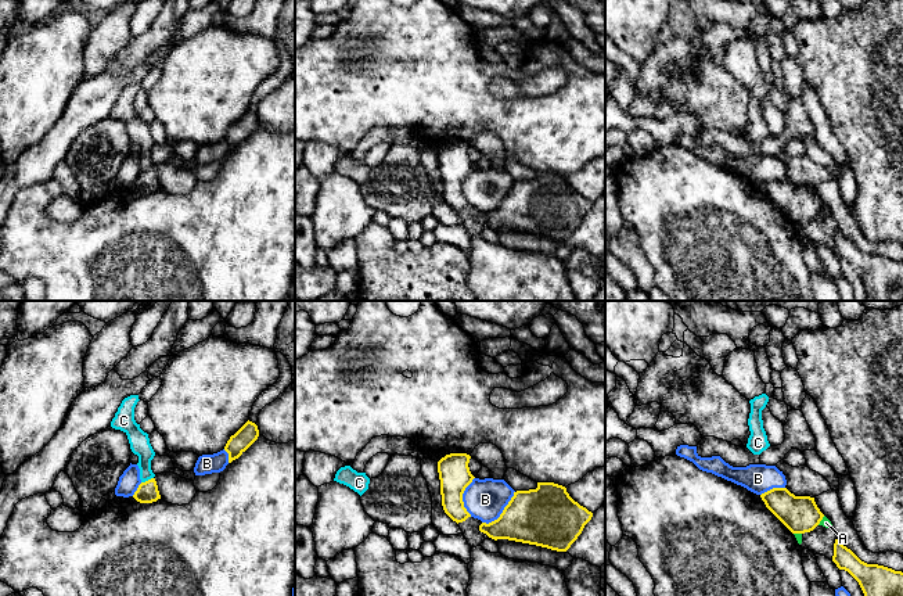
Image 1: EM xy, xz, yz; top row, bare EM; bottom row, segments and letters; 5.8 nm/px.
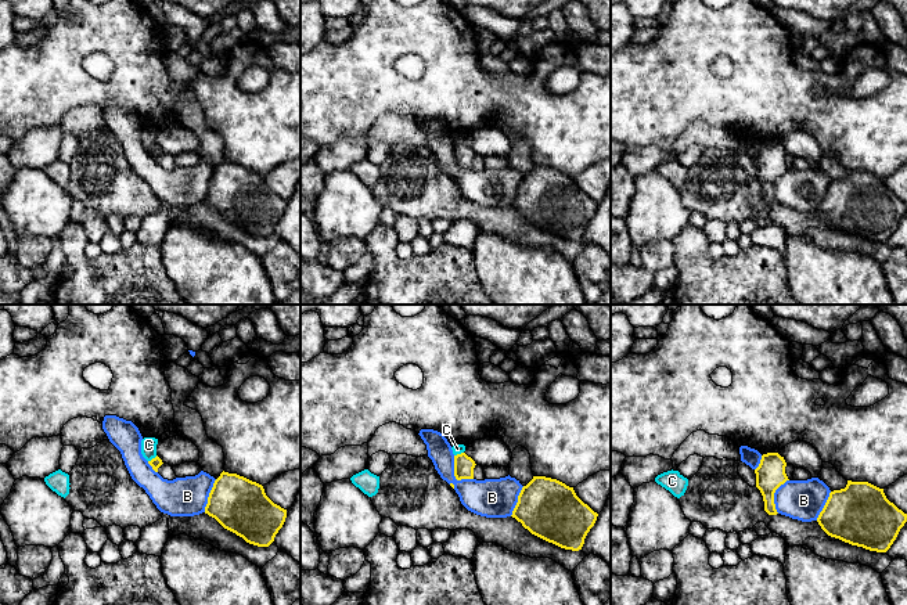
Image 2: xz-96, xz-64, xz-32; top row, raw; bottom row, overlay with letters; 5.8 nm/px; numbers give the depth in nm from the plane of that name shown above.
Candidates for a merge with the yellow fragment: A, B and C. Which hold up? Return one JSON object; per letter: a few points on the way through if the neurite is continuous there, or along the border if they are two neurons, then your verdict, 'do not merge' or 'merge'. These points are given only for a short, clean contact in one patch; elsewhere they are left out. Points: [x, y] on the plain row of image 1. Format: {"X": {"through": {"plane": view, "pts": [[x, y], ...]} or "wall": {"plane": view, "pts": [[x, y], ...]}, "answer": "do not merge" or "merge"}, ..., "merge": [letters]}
{"A": {"wall": {"plane": "yz", "pts": [[824, 205], [817, 214]]}, "answer": "do not merge"}, "B": {"answer": "do not merge"}, "C": {"wall": {"plane": "xy", "pts": [[153, 167], [141, 172]]}, "answer": "do not merge"}, "merge": []}

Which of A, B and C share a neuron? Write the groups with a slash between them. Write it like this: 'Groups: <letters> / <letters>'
Groups: A B / C

